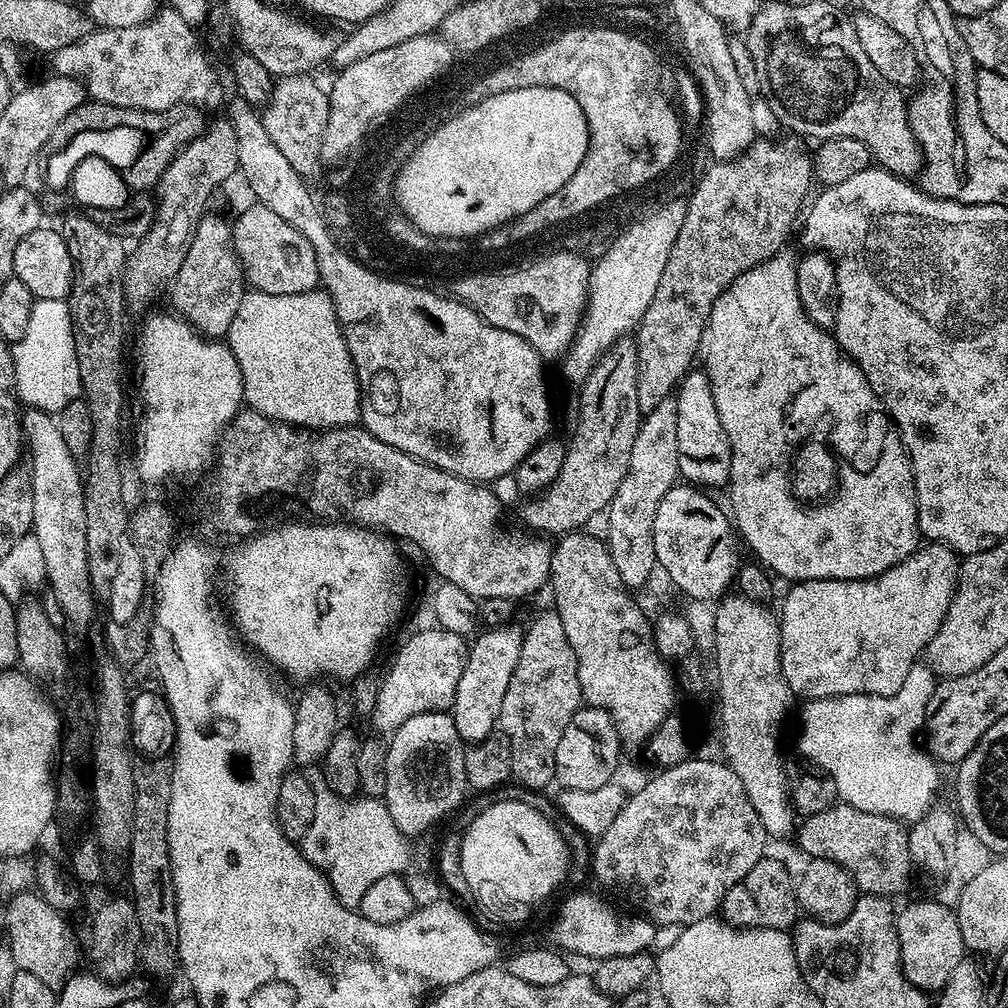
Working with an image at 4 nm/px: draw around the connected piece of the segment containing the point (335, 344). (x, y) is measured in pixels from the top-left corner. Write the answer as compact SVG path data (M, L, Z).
M249 291L238 306L238 314L234 314L226 343L242 370L245 401L269 419L295 425L300 430L340 428L360 420L360 379L356 377L340 319L332 308L332 297L323 291L302 294Z

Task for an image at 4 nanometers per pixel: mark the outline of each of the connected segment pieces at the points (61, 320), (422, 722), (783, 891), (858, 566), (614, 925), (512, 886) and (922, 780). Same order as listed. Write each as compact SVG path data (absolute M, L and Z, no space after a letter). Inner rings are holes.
M46 298L36 300L30 314L30 327L17 344L11 345L12 365L16 375L16 395L19 403L31 408L41 408L43 412L59 414L70 402L81 399L80 367L76 357L76 333L72 322L72 310L68 300Z
M447 711L416 714L391 733L387 745L386 790L382 800L405 838L420 836L464 800L468 788L465 745Z
M765 858L759 860L726 894L722 905L722 916L727 923L738 928L779 928L788 930L797 923L798 905L796 902L796 886L794 876L788 873L788 868L780 860Z
M777 254L771 256L766 262L762 262L753 268L747 268L727 290L714 302L714 306L708 315L708 321L704 327L704 333L700 339L699 363L702 370L707 373L712 382L714 404L718 406L718 416L722 418L722 430L726 430L726 438L732 447L732 508L731 515L734 517L734 527L739 539L752 547L752 552L761 560L769 573L777 572L785 576L788 582L802 580L869 580L880 576L886 570L890 570L895 564L903 562L907 556L912 555L921 543L920 523L916 513L916 487L912 481L912 460L908 457L908 451L900 441L900 434L896 425L892 423L891 416L882 407L876 398L876 391L870 386L870 382L864 376L864 369L860 368L856 361L844 351L836 342L835 335L831 331L819 328L814 321L808 319L804 312L803 304L799 298L798 282L796 281L795 259ZM829 412L832 415L832 440L831 447L835 455L842 463L838 468L838 487L834 495L827 502L819 506L805 506L796 499L796 493L792 491L792 477L790 469L797 448L809 439L812 427Z
M580 892L561 906L560 913L552 924L551 947L564 954L573 952L576 956L589 956L592 962L648 952L656 940L657 925L647 918L636 916L624 916L620 920L619 914L606 901L599 900L588 892Z
M500 800L497 804L489 806L485 812L480 812L472 820L472 825L465 830L464 836L460 840L460 865L464 875L464 888L472 891L472 896L481 904L488 908L488 912L500 924L524 924L528 920L528 915L532 912L535 904L540 904L543 900L548 900L552 896L552 891L564 880L564 875L568 872L568 848L564 845L564 840L560 837L560 832L539 812L536 808L531 808L528 804L523 804L520 800Z
M917 662L912 665L910 674L906 678L906 682L902 682L902 686L894 694L889 696L830 696L827 700L810 700L803 706L800 712L800 752L799 755L805 761L817 764L819 768L823 768L825 772L830 774L830 778L834 778L834 786L836 787L837 797L843 803L849 804L852 808L858 810L866 810L867 812L883 812L885 817L895 818L901 822L915 822L921 820L926 815L928 809L937 803L936 791L940 788L940 771L941 765L927 751L922 750L916 745L916 735L921 735L922 729L926 724L926 706L930 702L930 698L934 694L937 681L934 679L934 673L927 663Z

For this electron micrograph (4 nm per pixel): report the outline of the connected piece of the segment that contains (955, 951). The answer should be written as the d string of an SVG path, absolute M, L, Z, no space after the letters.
M916 900L896 912L896 933L905 978L926 994L939 993L948 984L950 974L954 974L954 966L966 956L955 911L936 900Z

